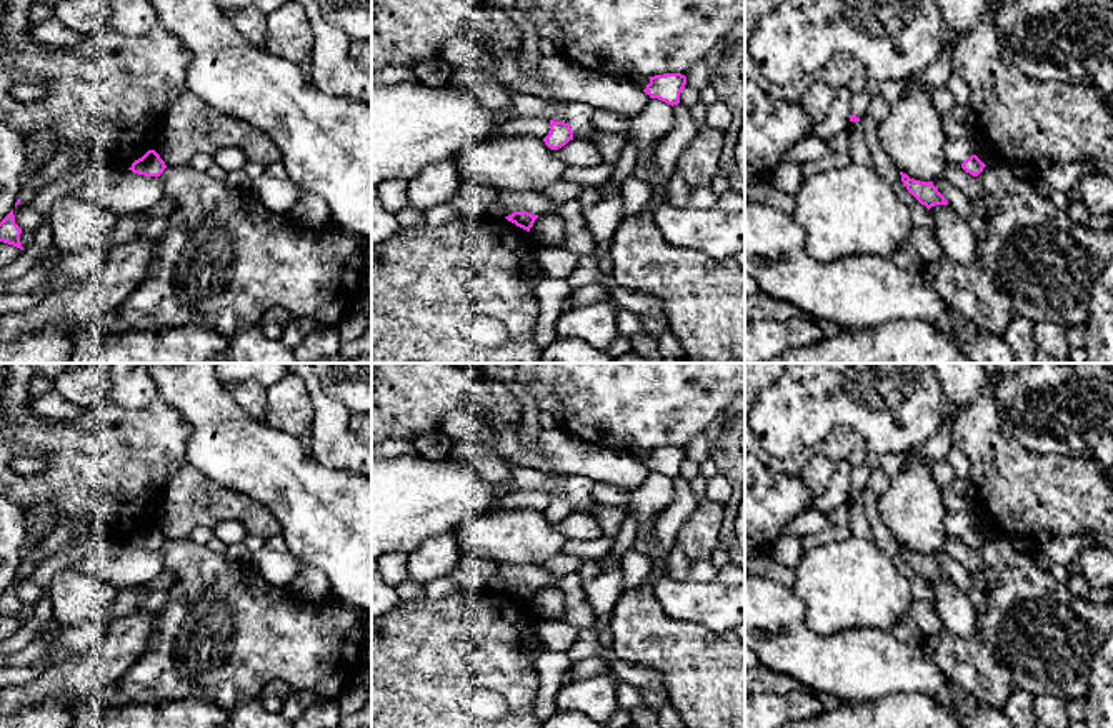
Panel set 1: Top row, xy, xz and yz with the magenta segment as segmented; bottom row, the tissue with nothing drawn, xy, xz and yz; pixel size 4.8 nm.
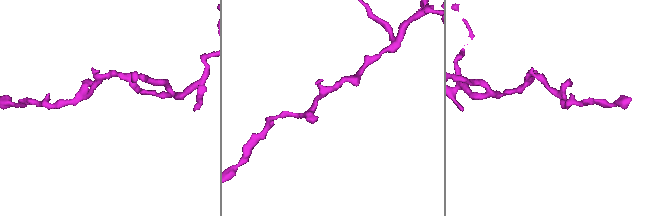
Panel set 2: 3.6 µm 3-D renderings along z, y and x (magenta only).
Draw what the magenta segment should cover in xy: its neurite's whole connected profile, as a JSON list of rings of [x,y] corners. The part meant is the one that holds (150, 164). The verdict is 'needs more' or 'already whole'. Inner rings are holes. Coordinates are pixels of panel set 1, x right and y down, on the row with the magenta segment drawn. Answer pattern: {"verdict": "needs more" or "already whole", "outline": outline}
{"verdict": "already whole", "outline": [[[148,150],[142,158],[135,160],[128,170],[145,177],[160,177],[167,168],[165,162],[155,150]]]}

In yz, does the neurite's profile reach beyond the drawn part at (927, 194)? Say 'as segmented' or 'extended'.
as segmented

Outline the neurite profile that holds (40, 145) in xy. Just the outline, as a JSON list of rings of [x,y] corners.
[[[42,132],[35,133],[27,143],[25,143],[25,167],[27,165],[45,165],[48,155],[57,147],[57,137],[53,132]]]

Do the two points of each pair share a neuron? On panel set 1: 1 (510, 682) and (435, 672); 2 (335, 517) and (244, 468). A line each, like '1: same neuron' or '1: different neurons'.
1: same neuron
2: same neuron

